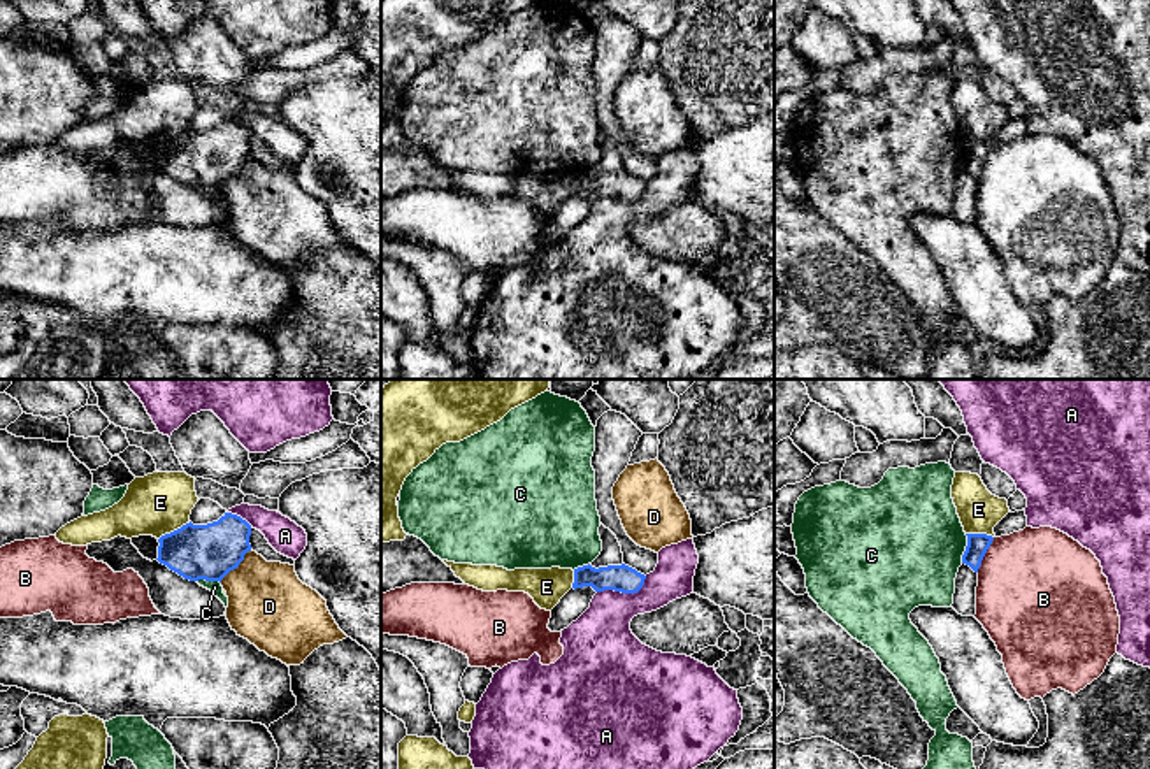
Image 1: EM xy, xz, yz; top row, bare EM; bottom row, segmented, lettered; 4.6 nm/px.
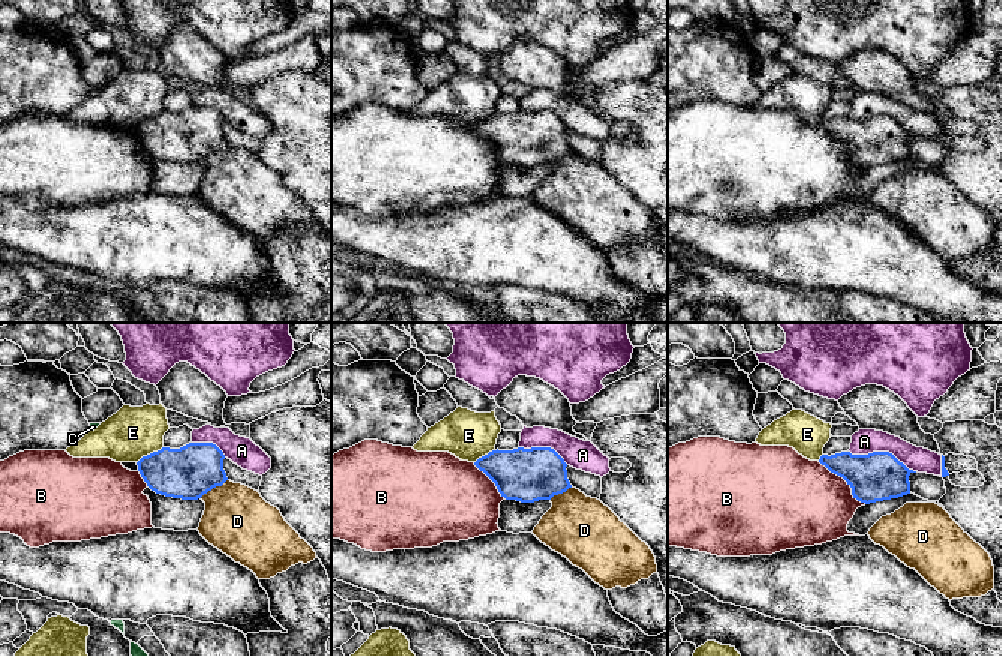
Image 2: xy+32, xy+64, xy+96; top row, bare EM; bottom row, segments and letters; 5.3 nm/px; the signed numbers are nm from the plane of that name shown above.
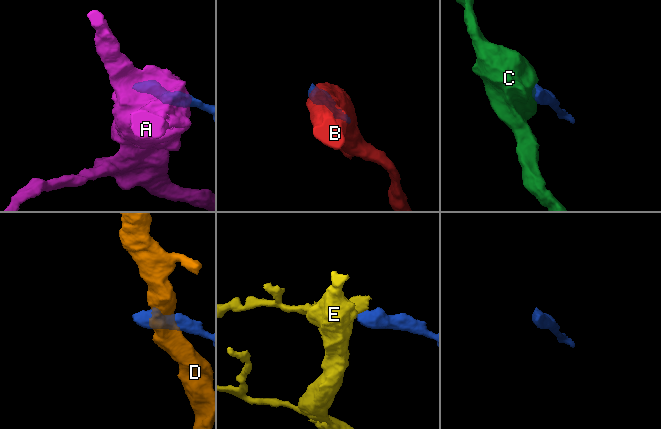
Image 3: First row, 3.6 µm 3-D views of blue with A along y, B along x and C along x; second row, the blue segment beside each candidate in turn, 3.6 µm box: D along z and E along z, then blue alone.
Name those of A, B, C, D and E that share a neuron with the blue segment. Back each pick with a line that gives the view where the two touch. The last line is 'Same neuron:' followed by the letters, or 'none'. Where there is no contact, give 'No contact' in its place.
Same neuron: none

